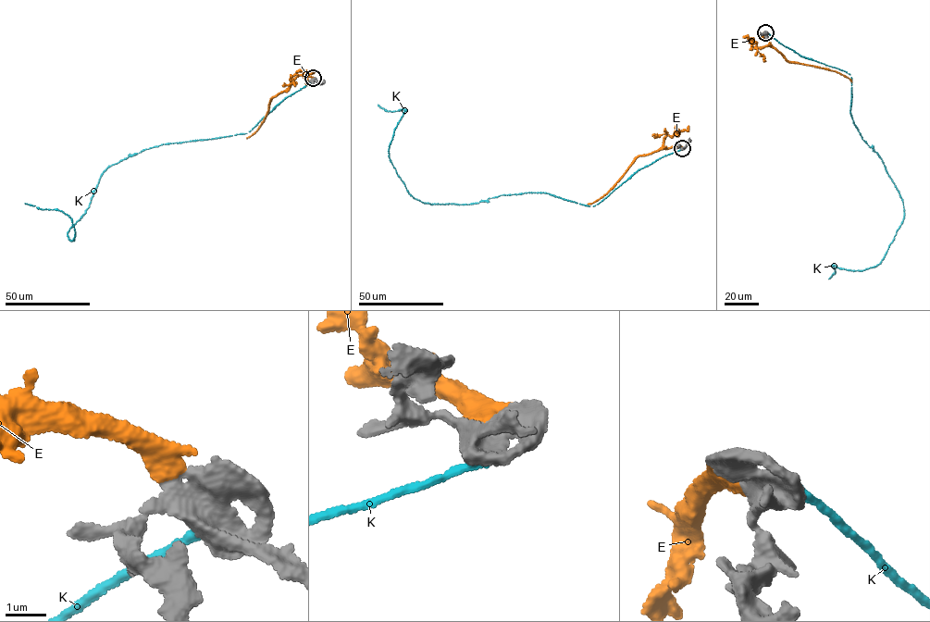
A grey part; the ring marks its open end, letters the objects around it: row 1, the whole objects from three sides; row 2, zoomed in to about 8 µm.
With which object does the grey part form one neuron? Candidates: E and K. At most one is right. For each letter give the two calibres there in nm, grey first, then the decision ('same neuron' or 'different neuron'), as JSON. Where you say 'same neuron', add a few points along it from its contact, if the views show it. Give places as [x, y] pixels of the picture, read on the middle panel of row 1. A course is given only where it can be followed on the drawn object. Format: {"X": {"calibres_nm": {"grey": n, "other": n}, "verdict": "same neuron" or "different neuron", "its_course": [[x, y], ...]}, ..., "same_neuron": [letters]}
{"E": {"calibres_nm": {"grey": 480, "other": 440}, "verdict": "same neuron", "its_course": [[682, 147], [662, 149], [638, 156], [607, 193], [587, 204]]}, "K": {"calibres_nm": {"grey": 550, "other": 240}, "verdict": "different neuron"}, "same_neuron": ["E"]}

